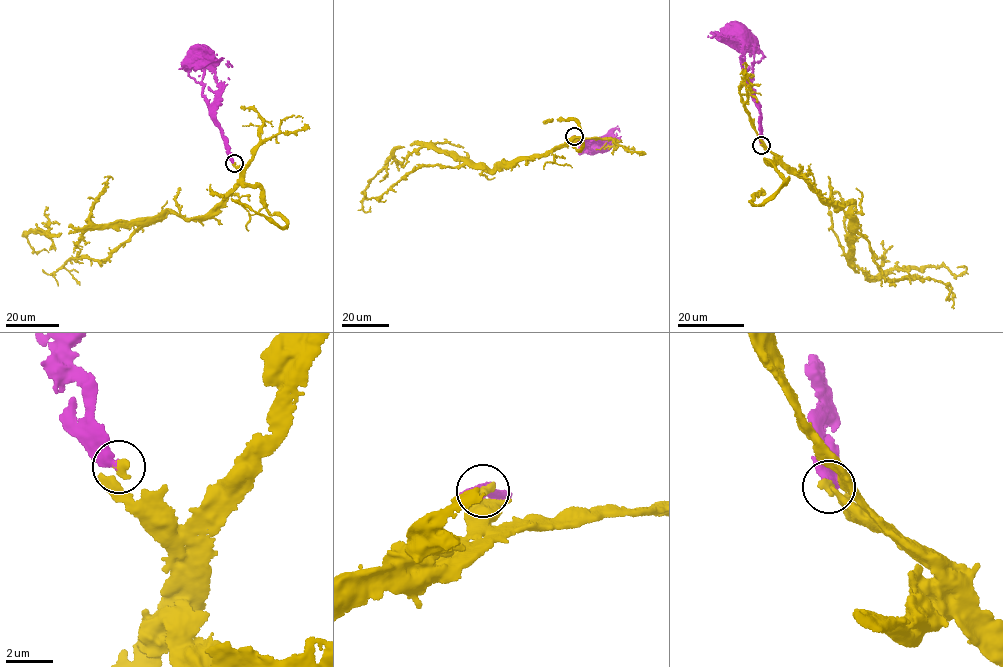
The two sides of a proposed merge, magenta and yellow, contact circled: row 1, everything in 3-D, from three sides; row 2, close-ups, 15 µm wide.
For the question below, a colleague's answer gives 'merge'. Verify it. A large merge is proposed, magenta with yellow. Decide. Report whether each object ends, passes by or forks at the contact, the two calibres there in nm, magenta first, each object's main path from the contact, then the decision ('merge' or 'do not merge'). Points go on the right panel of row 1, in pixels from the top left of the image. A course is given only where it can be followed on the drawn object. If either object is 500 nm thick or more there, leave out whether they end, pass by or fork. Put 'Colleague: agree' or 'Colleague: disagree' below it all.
magenta ends | yellow ends | 400/360 nm | magenta via (762, 145), (760, 111), (753, 101), (746, 78), (740, 28), (738, 30) | yellow via (762, 145), (824, 204), (853, 204), (855, 270), (872, 280), (899, 268), (943, 266), (956, 275), (964, 268) | merge
Colleague: agree

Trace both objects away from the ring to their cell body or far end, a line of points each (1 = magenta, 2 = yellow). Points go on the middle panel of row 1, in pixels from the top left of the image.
1: (574, 136), (579, 142), (581, 139), (591, 140), (604, 145)
2: (574, 136), (561, 147), (516, 157), (490, 172), (419, 144), (393, 149), (364, 191), (362, 208), (370, 212)

